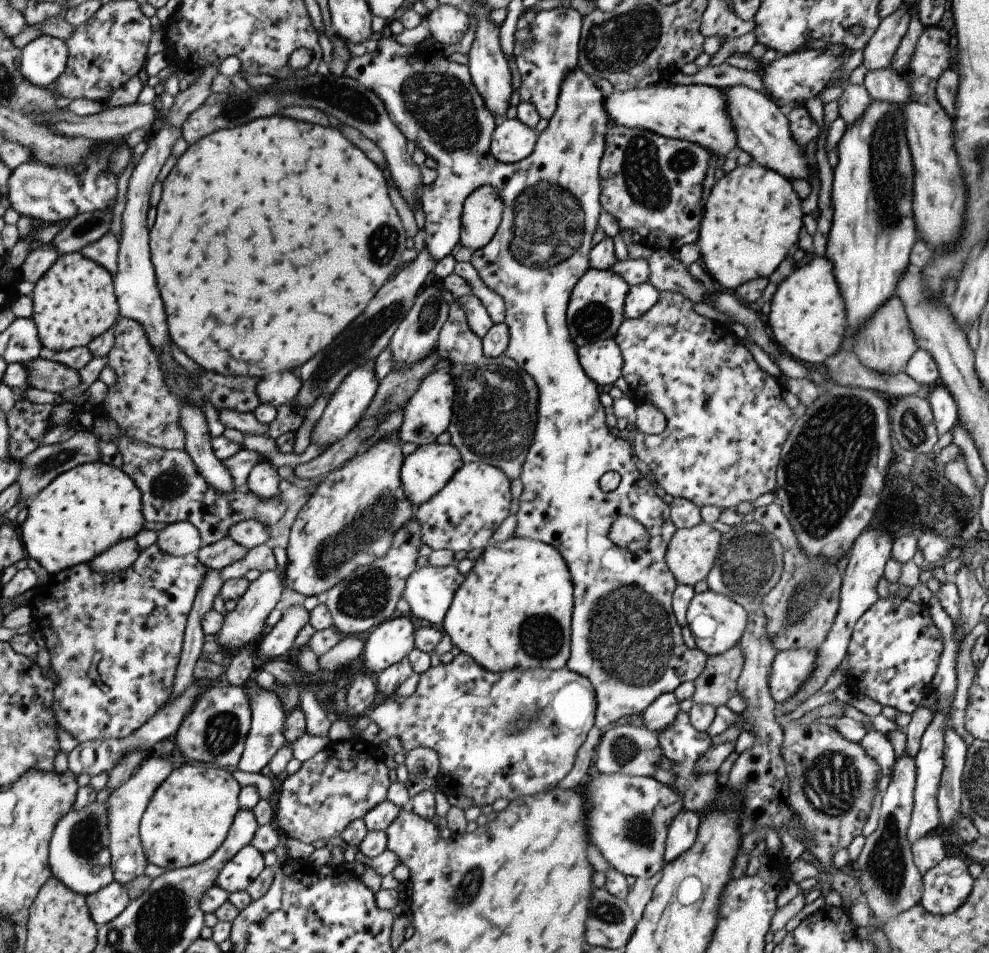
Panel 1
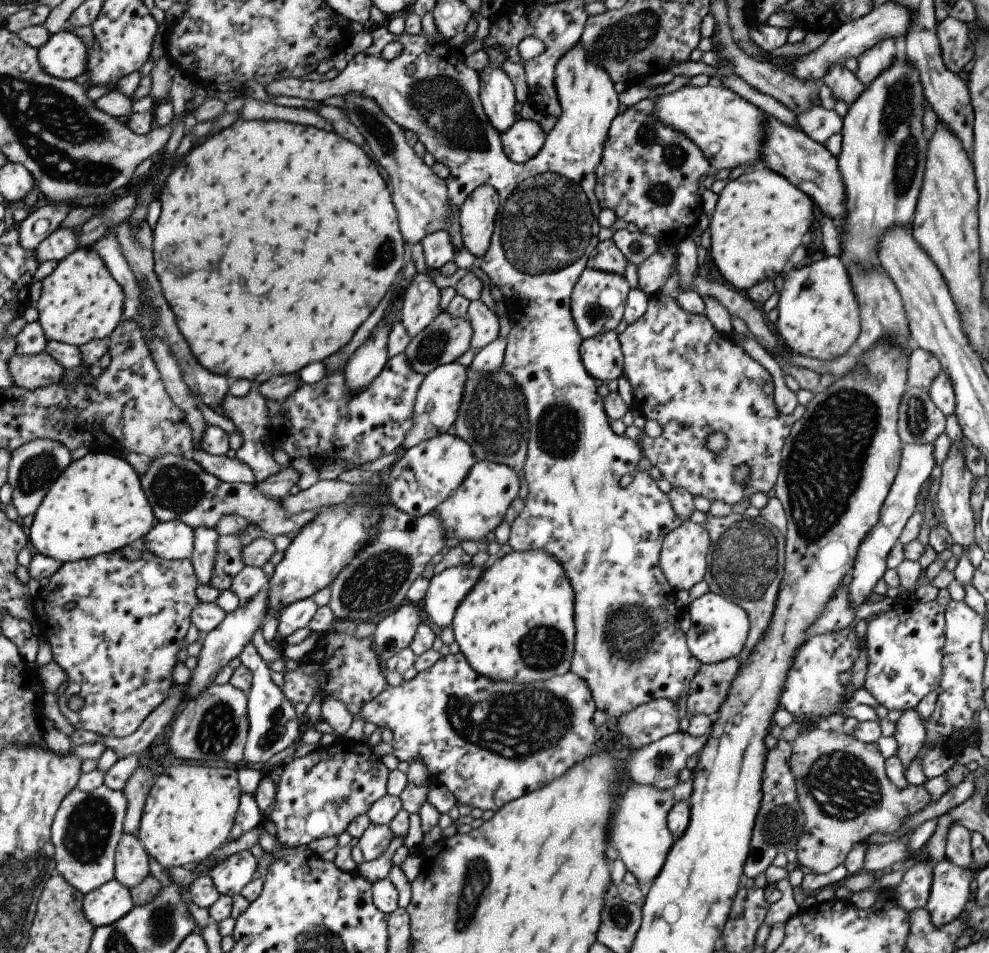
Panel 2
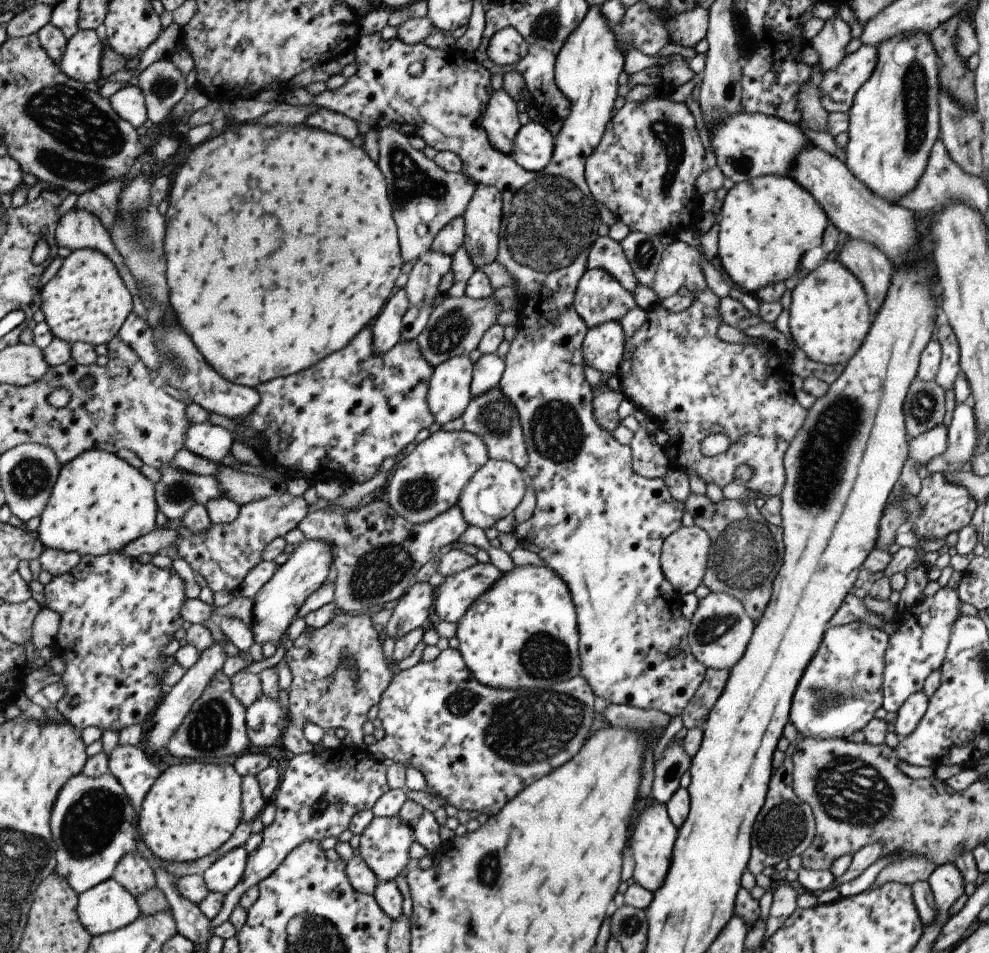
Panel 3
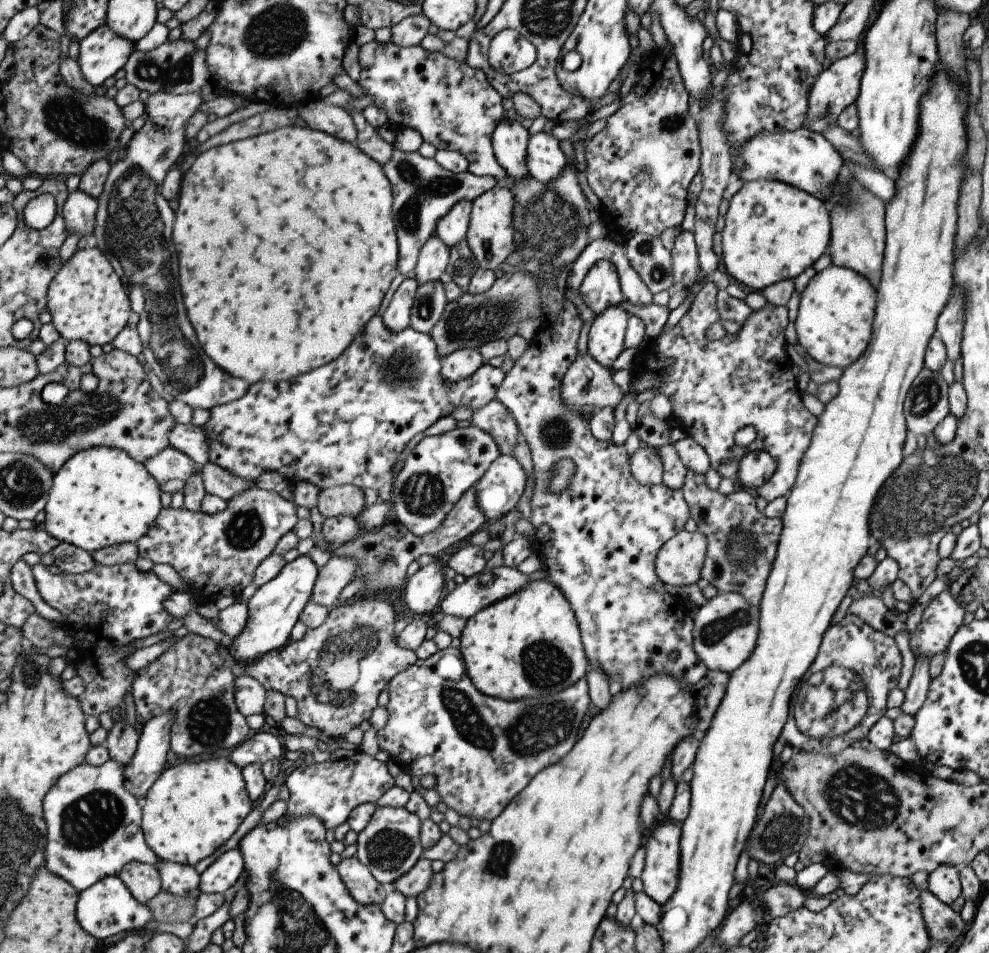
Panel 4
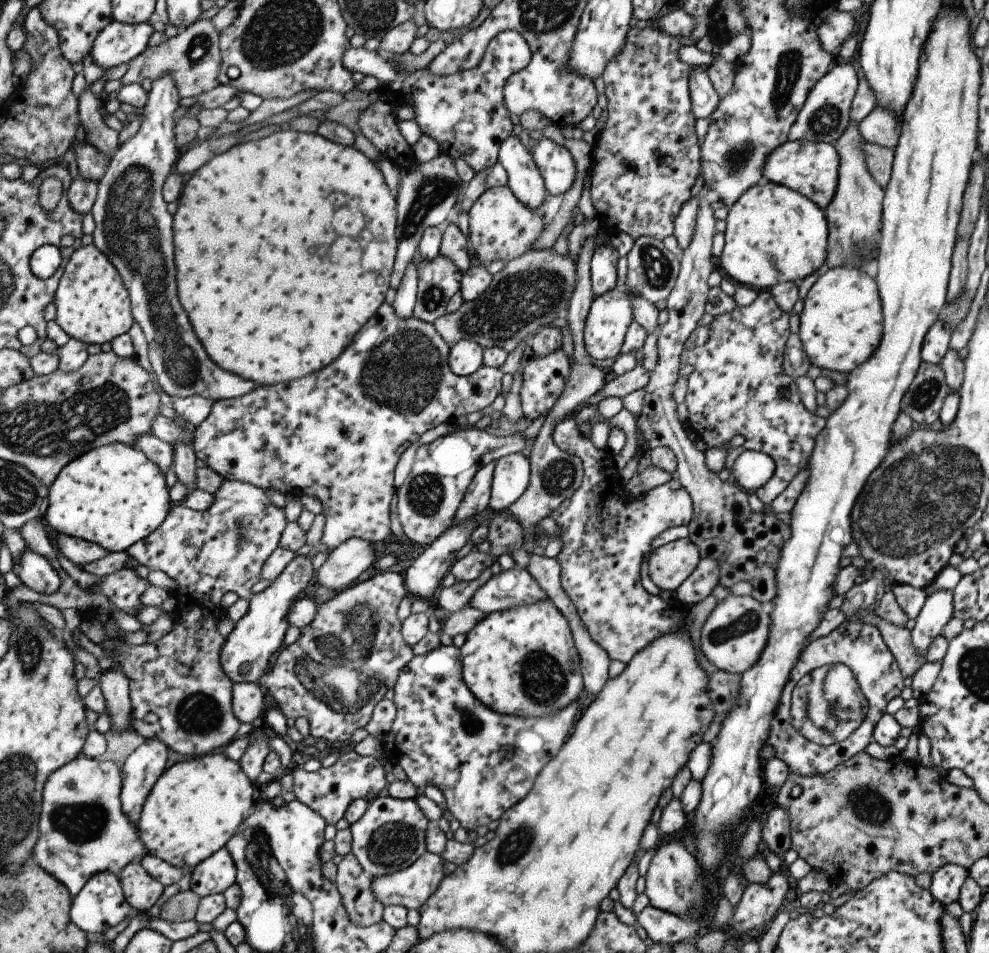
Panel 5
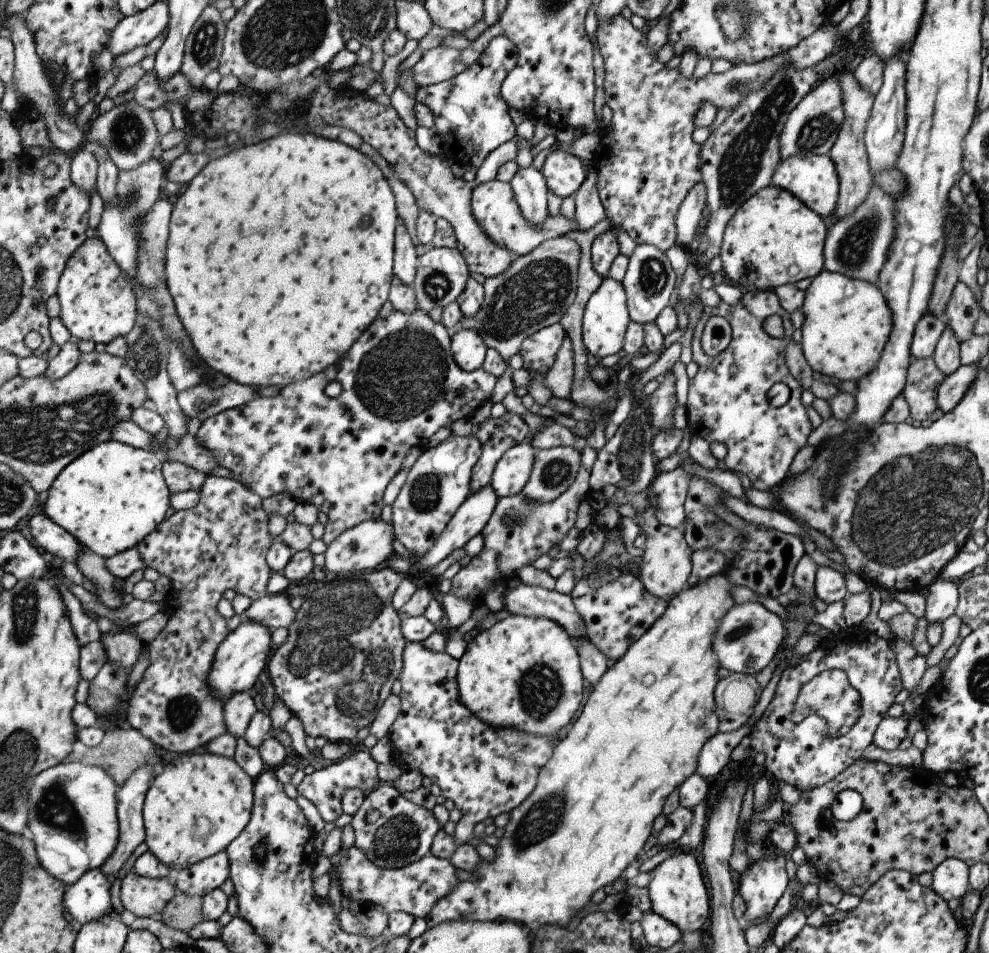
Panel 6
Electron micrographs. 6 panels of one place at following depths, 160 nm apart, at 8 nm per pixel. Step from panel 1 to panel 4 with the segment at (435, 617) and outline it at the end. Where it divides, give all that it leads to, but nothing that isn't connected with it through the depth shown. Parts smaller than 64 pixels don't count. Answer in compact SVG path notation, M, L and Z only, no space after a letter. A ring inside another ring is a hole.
M501 565L489 568L489 570L484 568L482 571L466 579L458 579L456 587L450 593L443 594L438 604L438 609L444 615L468 619L487 605L519 592L522 588L525 588L529 579L528 576L515 569L515 567L509 568Z

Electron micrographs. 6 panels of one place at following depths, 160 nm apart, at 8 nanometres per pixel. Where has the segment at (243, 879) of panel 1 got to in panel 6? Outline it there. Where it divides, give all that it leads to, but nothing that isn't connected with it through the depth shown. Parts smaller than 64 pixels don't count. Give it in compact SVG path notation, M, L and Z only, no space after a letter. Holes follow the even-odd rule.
M225 852L205 858L175 876L175 888L185 895L203 897L220 888L229 879L229 862Z

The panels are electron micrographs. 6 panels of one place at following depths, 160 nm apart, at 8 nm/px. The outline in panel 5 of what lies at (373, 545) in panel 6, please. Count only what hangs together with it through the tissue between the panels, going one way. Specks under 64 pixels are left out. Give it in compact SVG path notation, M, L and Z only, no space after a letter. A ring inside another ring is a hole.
M351 537L338 544L327 555L319 570L314 572L314 587L317 585L340 591L347 588L357 576L375 565L373 545L365 539Z

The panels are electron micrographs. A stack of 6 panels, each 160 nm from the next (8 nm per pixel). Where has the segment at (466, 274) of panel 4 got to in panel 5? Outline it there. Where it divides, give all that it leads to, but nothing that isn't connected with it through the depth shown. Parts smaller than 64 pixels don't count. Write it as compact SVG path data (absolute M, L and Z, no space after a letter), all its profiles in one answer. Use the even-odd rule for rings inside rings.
M445 221L441 230L442 237L438 254L447 257L463 274L471 262L471 257L467 254L467 246L465 246L467 240L455 223Z

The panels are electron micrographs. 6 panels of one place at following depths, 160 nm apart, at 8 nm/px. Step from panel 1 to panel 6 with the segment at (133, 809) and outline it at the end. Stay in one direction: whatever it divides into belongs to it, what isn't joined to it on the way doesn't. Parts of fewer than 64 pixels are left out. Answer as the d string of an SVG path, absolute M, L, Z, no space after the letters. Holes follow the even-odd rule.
M132 869L122 877L119 886L121 906L136 917L157 918L178 892L166 878L139 876Z

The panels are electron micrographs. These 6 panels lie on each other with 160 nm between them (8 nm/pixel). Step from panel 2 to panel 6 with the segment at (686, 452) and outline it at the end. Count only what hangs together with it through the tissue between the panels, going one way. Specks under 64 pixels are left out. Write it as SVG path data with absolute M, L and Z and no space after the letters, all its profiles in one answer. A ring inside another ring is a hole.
M744 289L743 296L735 305L719 302L719 306L708 308L704 306L702 314L691 338L691 361L697 365L697 374L688 380L687 402L687 427L693 436L703 438L707 443L718 442L727 448L723 458L725 468L734 474L745 474L751 482L751 487L759 491L770 491L779 487L787 478L789 466L795 454L806 447L807 437L812 431L809 418L805 412L808 396L799 386L799 382L788 372L784 362L784 349L794 332L790 322L790 314L781 306L772 290ZM773 314L781 319L783 336L771 338L762 328L764 320ZM712 317L723 318L731 328L729 345L716 356L707 356L701 350L700 336L707 320ZM775 383L783 383L789 388L790 396L787 403L780 408L769 406L767 391Z

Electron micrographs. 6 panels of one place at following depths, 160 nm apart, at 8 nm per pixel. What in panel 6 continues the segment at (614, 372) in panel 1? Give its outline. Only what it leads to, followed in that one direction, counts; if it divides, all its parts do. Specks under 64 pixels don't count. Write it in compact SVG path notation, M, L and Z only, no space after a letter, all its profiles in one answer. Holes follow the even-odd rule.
M605 277L598 290L589 296L583 310L580 330L581 341L586 353L602 359L622 350L622 341L629 322L623 286L620 282Z

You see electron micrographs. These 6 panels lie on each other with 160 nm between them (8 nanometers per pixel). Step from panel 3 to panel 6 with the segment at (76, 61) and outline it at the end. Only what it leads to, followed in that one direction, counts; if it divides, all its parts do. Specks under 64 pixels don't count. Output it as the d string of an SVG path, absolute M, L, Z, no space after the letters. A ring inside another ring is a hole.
M165 1L151 4L138 15L124 17L110 36L110 49L113 58L139 46L146 46L154 40L169 23Z

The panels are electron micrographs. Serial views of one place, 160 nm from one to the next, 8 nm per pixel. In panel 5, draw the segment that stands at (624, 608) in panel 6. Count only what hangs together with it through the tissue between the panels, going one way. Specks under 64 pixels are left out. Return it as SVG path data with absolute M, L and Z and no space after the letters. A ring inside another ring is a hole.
M563 419L550 433L553 444L558 449L577 456L582 462L582 481L577 490L562 500L550 514L562 531L559 537L552 538L563 542L561 551L555 557L560 564L560 585L573 603L591 640L603 648L611 660L626 663L656 636L671 629L682 629L685 606L677 598L661 600L657 595L647 593L639 582L639 565L643 554L649 556L652 551L652 538L666 528L686 525L690 521L692 502L676 478L648 490L644 498L631 496L621 483L610 452L596 449L589 439L581 436L575 429L573 419Z

